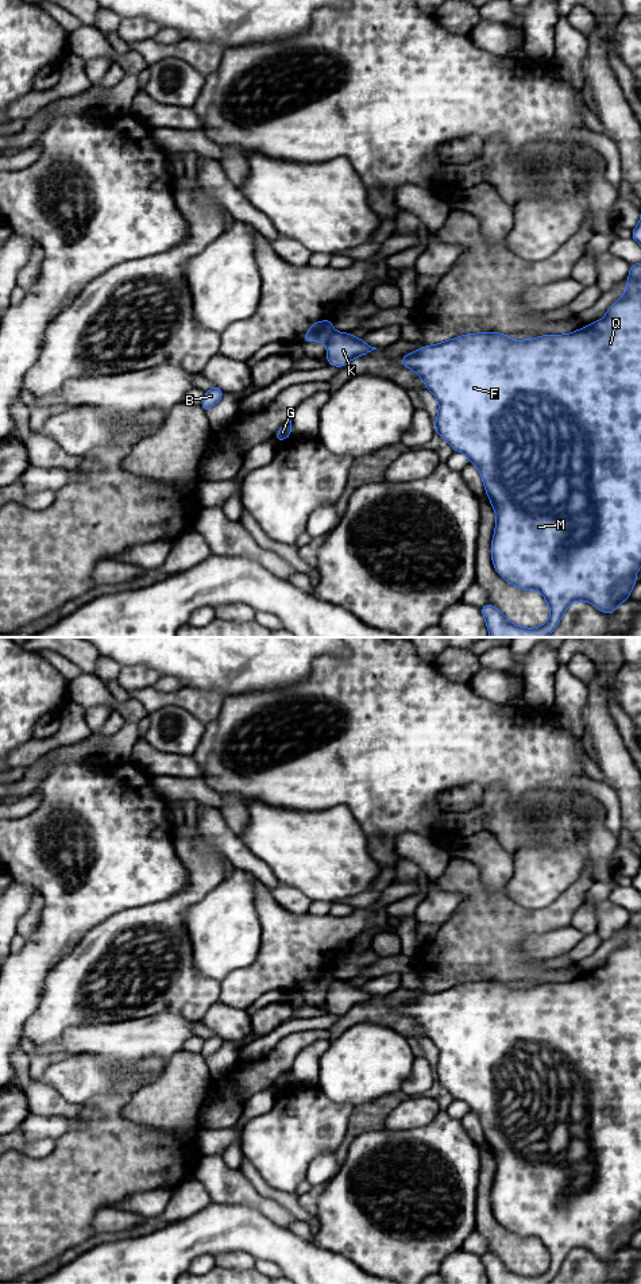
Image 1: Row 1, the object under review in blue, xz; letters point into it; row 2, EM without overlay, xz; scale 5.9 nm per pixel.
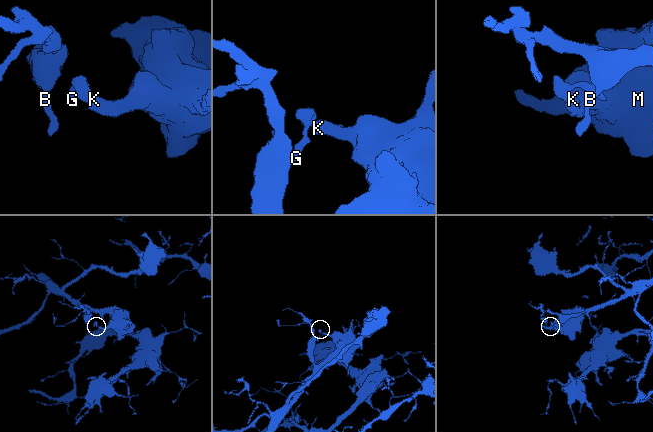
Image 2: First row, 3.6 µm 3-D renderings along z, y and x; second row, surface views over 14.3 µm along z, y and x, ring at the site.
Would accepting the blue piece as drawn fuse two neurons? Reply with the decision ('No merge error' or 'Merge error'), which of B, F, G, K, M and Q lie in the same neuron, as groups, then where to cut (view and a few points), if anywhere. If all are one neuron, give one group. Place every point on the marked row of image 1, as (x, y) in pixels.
Merge error. Groups: B F K M Q / G. Split along xz (335, 332), (325, 342)

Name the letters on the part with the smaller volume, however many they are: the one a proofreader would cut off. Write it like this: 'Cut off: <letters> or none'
Cut off: G

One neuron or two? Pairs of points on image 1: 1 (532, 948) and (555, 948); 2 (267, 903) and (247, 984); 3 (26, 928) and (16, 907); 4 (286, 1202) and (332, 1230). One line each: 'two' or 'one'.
1: one
2: one
3: two
4: two

